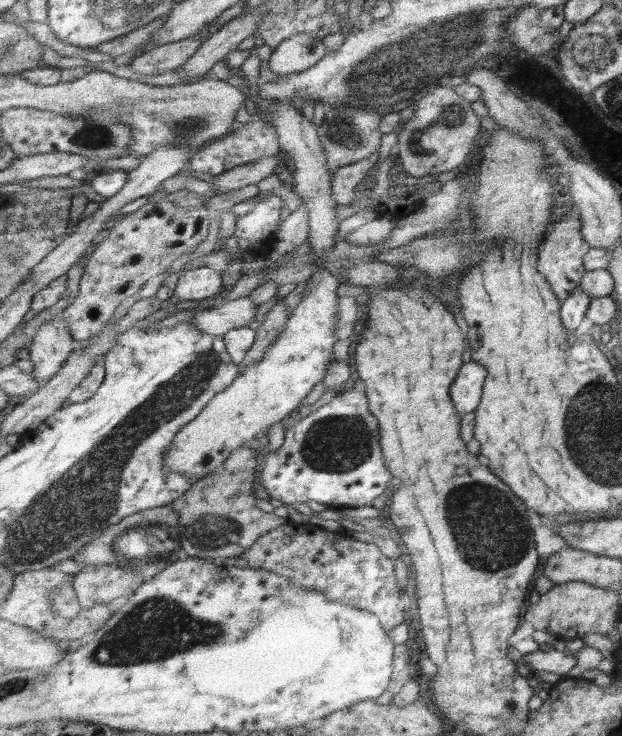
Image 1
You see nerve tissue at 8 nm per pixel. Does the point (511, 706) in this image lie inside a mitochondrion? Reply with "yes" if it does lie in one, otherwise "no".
no

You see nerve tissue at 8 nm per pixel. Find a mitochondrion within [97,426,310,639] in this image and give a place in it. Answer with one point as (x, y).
(153, 537)

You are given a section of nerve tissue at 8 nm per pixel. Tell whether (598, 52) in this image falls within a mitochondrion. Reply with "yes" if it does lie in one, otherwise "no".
yes

